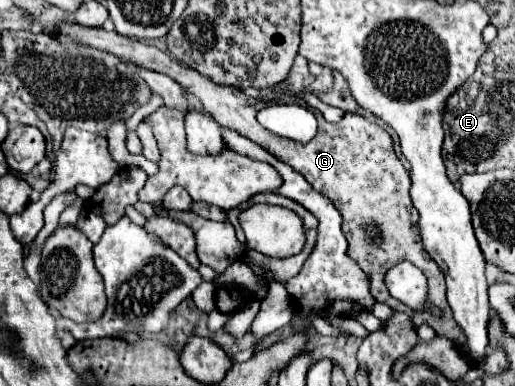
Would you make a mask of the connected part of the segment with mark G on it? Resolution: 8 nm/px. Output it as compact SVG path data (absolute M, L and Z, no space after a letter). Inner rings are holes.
M63 23L59 27L59 33L65 37L71 37L75 43L113 53L121 61L129 59L141 67L167 73L177 83L181 83L189 93L193 93L193 97L197 97L197 101L213 115L213 119L219 125L229 127L229 129L249 137L251 141L255 141L261 147L267 147L267 151L277 155L277 159L289 163L295 171L305 175L305 179L313 185L313 189L319 191L321 195L325 195L333 203L333 207L337 207L337 211L343 215L343 233L345 233L345 239L349 241L347 253L349 253L349 257L355 259L355 263L361 265L361 271L369 277L371 293L375 295L375 299L389 305L394 310L403 311L416 328L419 328L423 323L430 324L439 335L447 335L449 339L453 339L457 343L457 349L469 359L467 349L465 349L465 337L459 331L459 327L451 315L451 309L447 305L447 299L445 299L443 273L437 267L437 263L431 259L431 255L423 249L421 239L417 237L419 211L413 207L413 201L409 197L409 189L411 189L409 171L397 159L397 155L393 151L391 135L385 129L381 129L377 123L373 123L357 113L345 113L341 117L341 121L329 123L323 119L323 115L319 111L313 109L313 113L319 121L319 131L309 143L299 143L299 141L293 141L287 137L279 137L279 135L271 133L269 129L265 129L263 125L259 125L259 121L255 119L255 111L259 111L263 107L261 99L253 99L237 87L217 85L209 77L201 75L199 71L195 71L191 67L181 65L171 55L159 51L153 45L143 45L137 39L121 37L115 31L83 27L77 23L71 23L71 25ZM401 261L411 261L415 267L419 267L425 273L427 287L429 287L429 301L441 309L440 319L435 319L427 311L414 313L408 306L389 295L383 279L385 279L387 271Z

